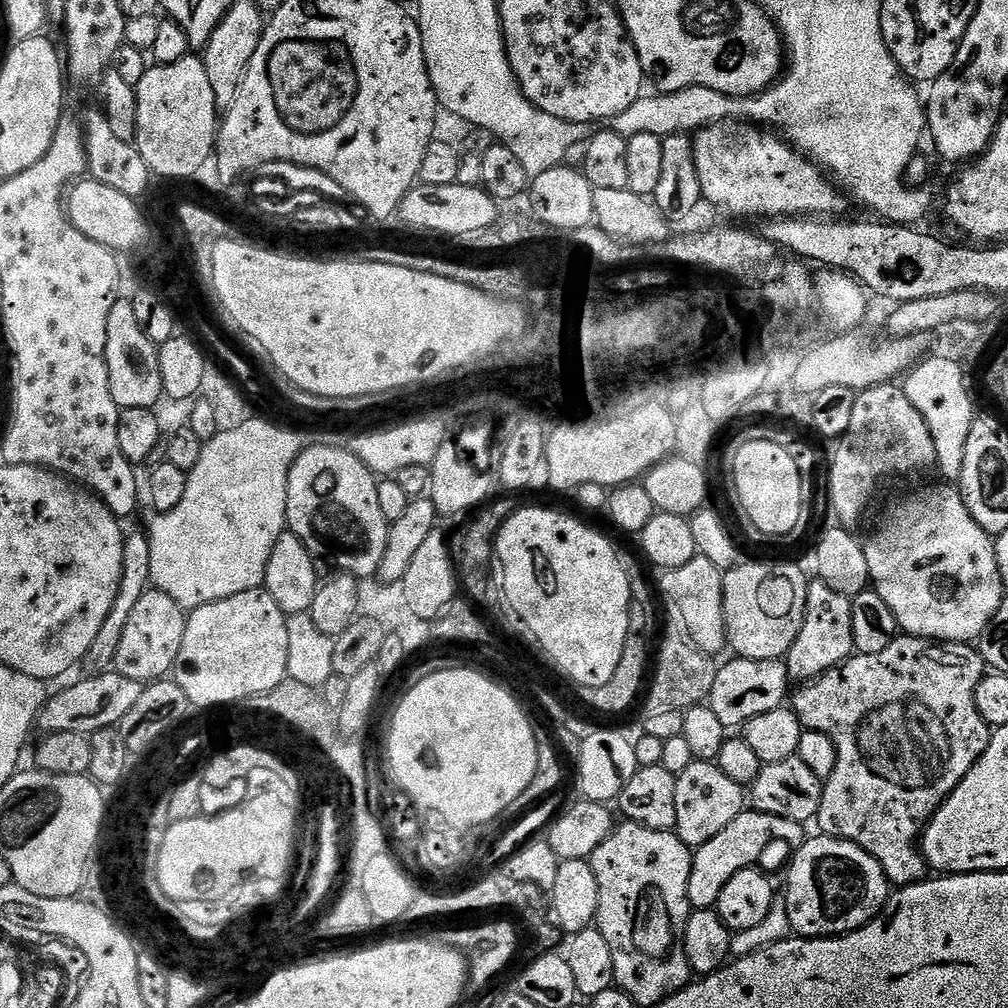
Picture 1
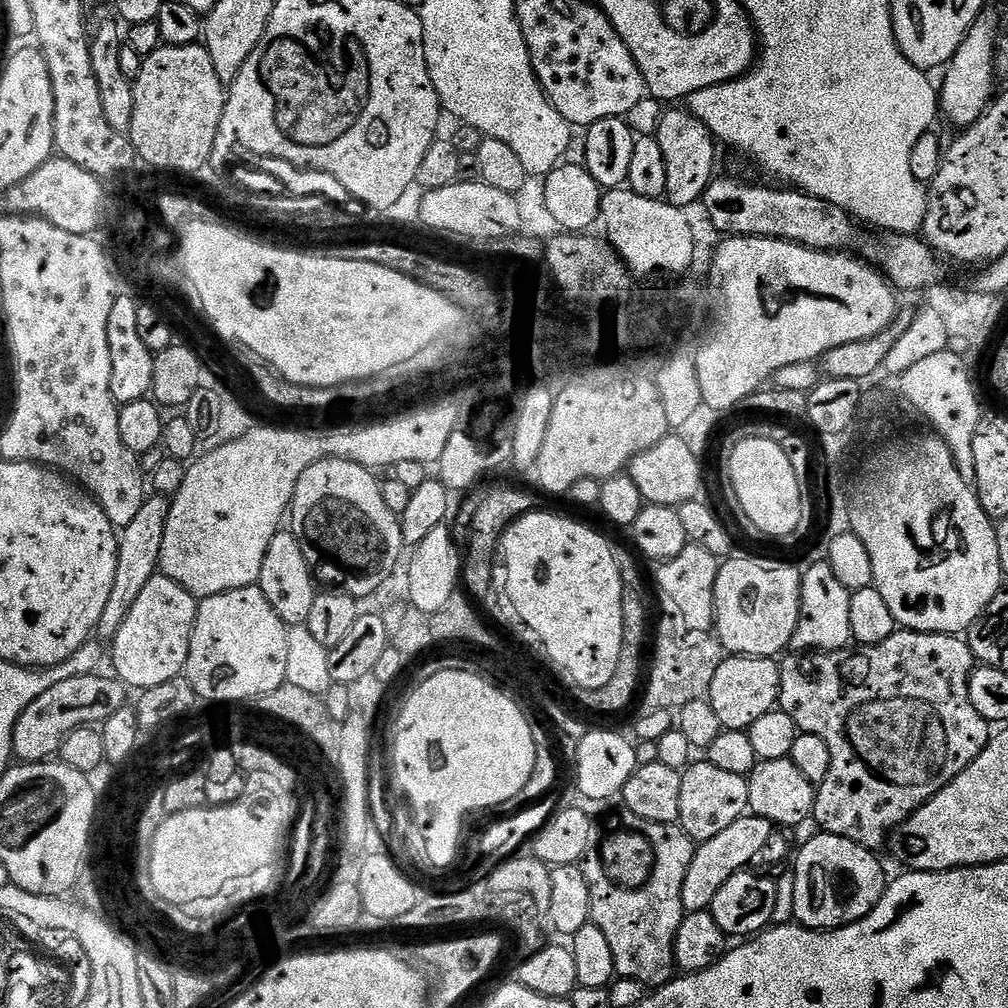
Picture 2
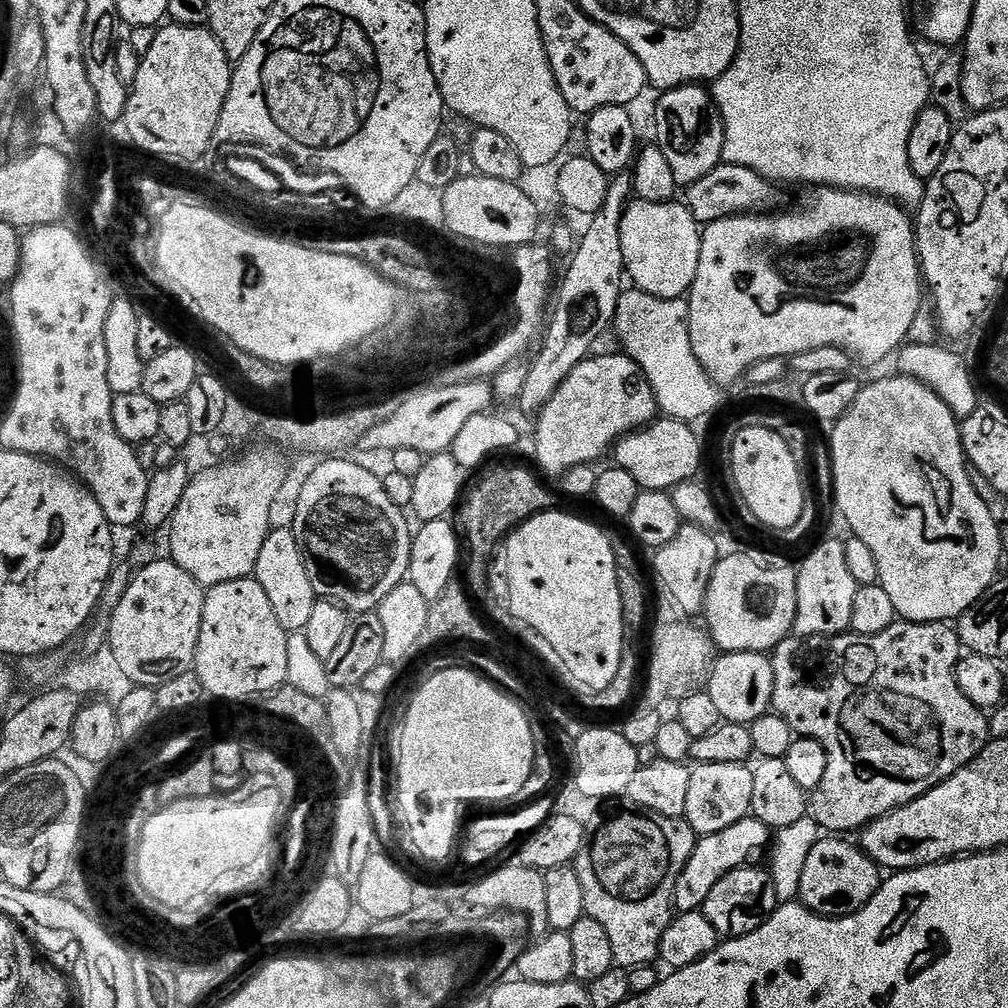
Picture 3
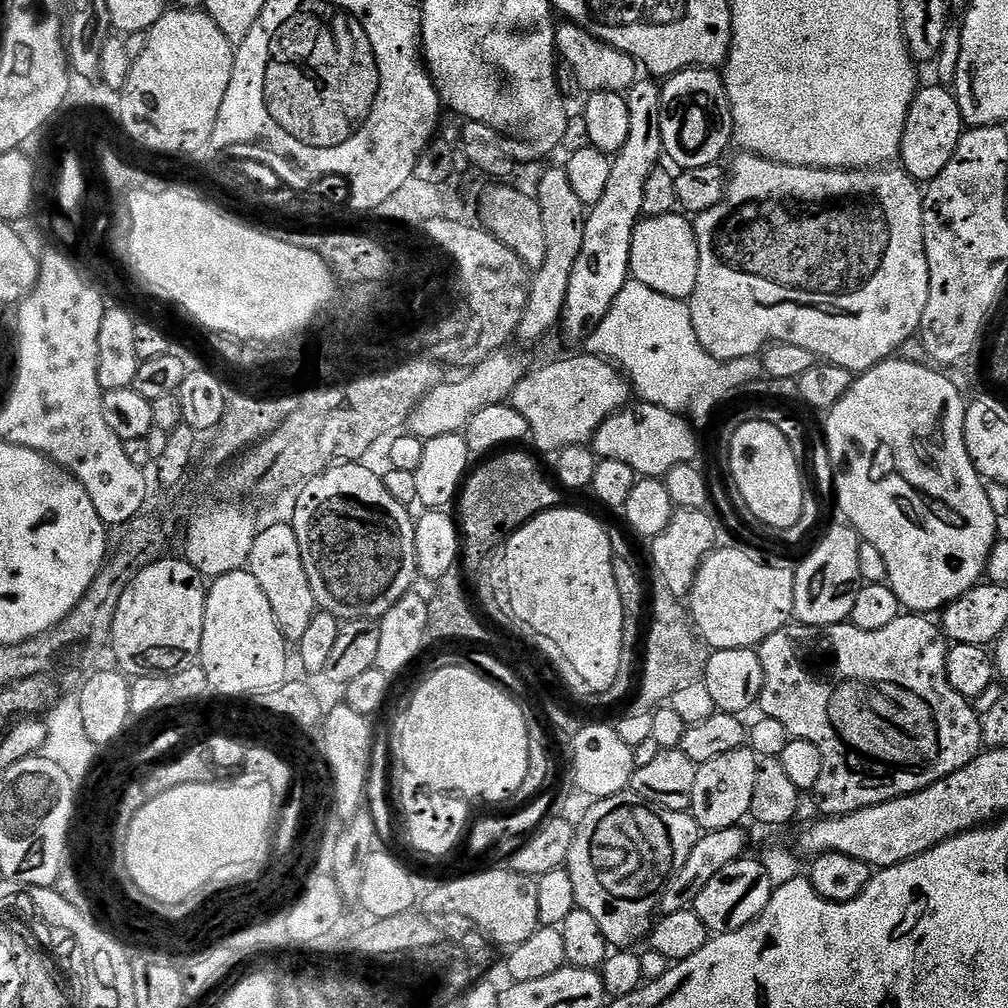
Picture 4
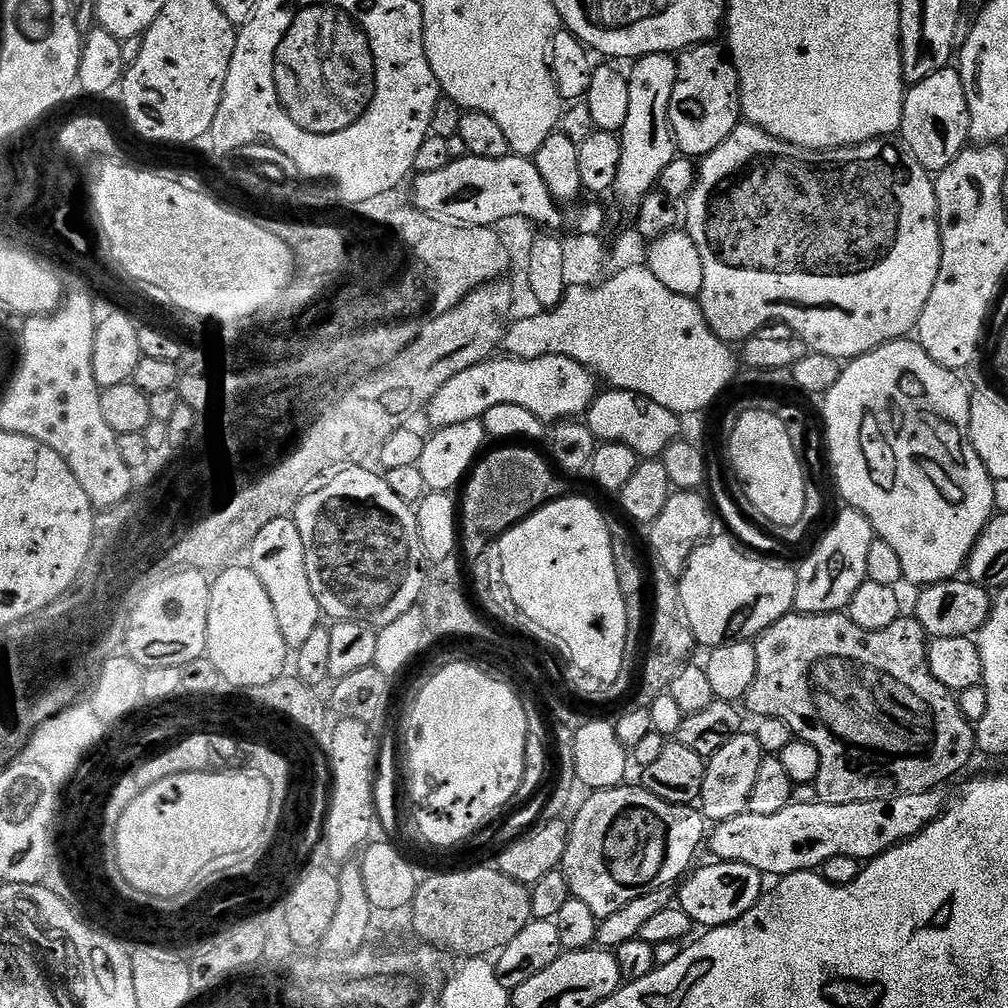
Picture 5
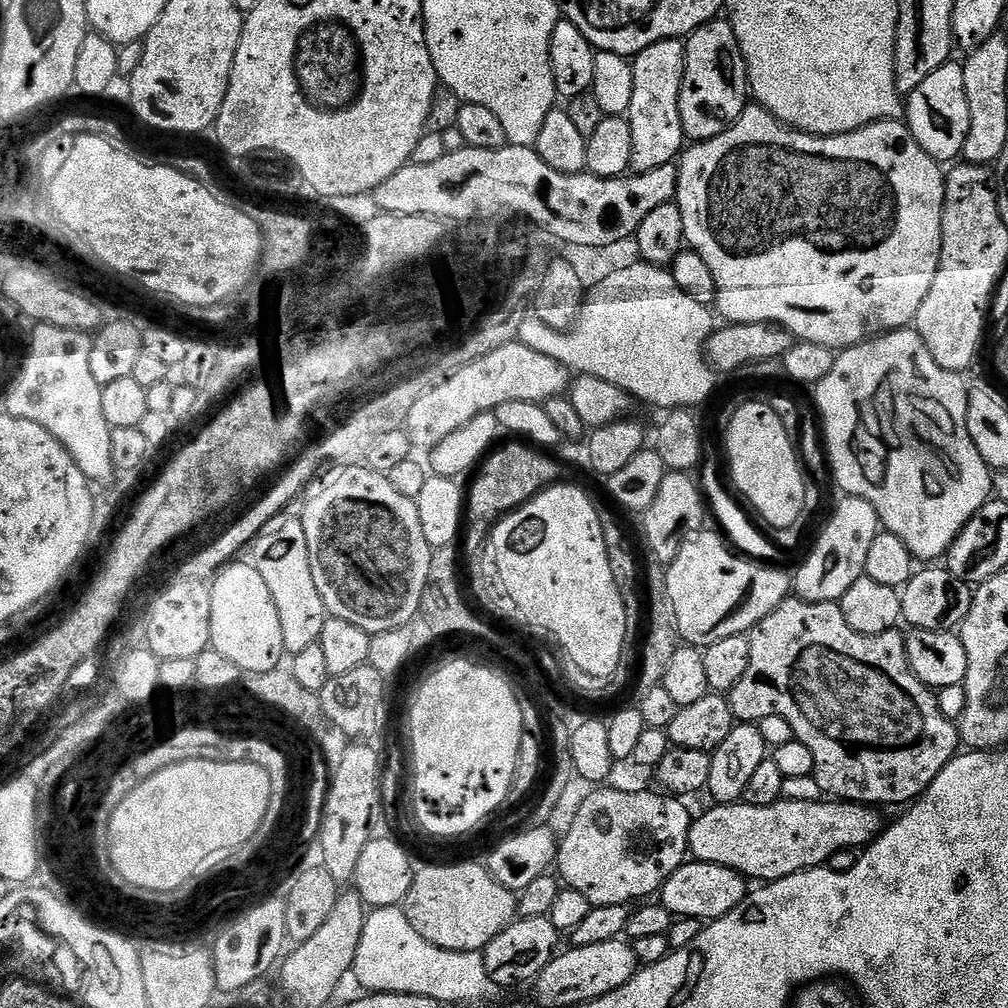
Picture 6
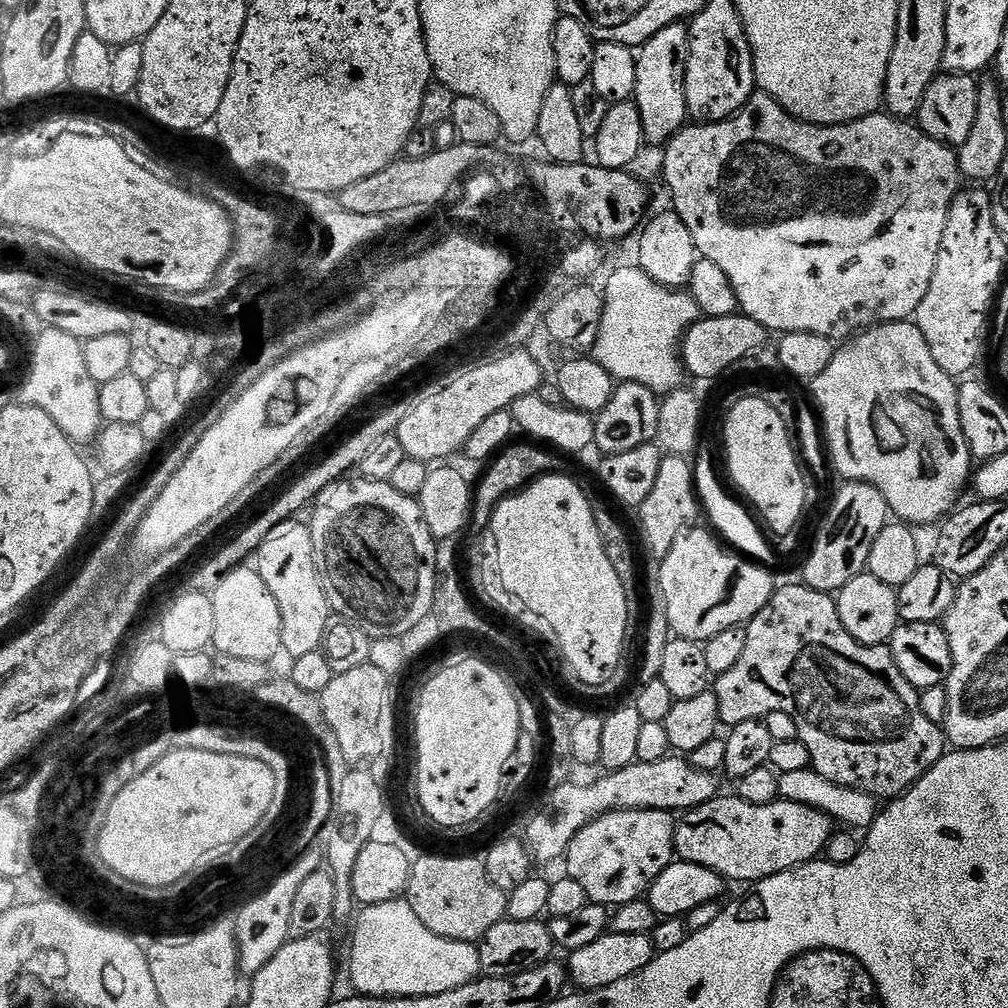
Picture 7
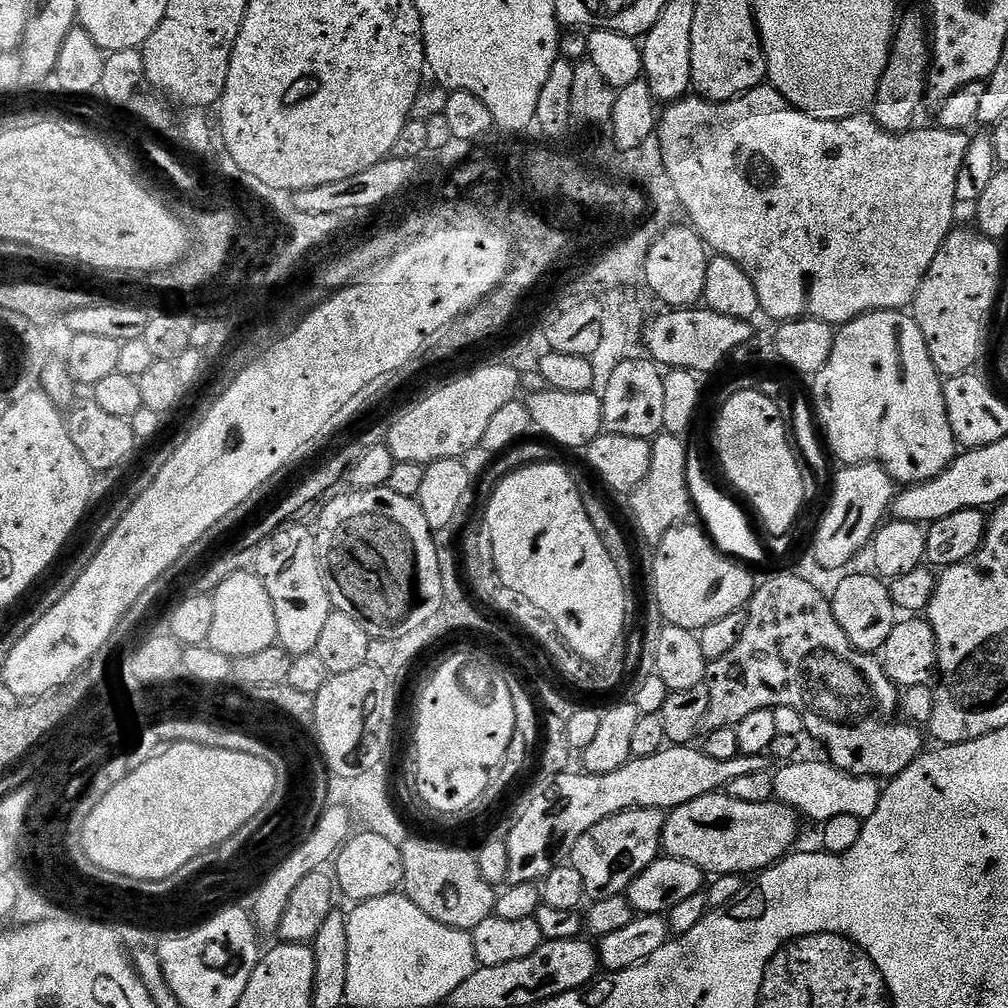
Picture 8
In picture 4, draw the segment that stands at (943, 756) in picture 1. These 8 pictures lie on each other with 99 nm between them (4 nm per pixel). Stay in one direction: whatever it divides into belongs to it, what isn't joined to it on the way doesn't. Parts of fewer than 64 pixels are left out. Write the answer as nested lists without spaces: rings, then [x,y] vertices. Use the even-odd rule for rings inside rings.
[[[902,614],[890,622],[890,626],[882,626],[882,630],[858,630],[851,622],[835,624],[829,628],[815,628],[805,624],[790,622],[782,630],[770,634],[758,646],[762,670],[764,671],[764,685],[758,701],[758,708],[764,716],[774,718],[786,726],[789,737],[806,742],[814,742],[818,750],[822,750],[822,774],[818,778],[814,789],[816,807],[825,817],[845,816],[870,806],[878,806],[882,802],[890,802],[894,798],[909,796],[921,792],[934,782],[962,770],[973,758],[979,756],[984,744],[984,725],[982,716],[973,708],[973,701],[969,697],[958,694],[954,686],[950,686],[950,678],[946,674],[946,658],[950,641],[944,635],[943,627],[936,624],[935,619],[924,614]],[[800,648],[808,656],[820,656],[824,668],[808,668],[804,660],[800,660]]]

